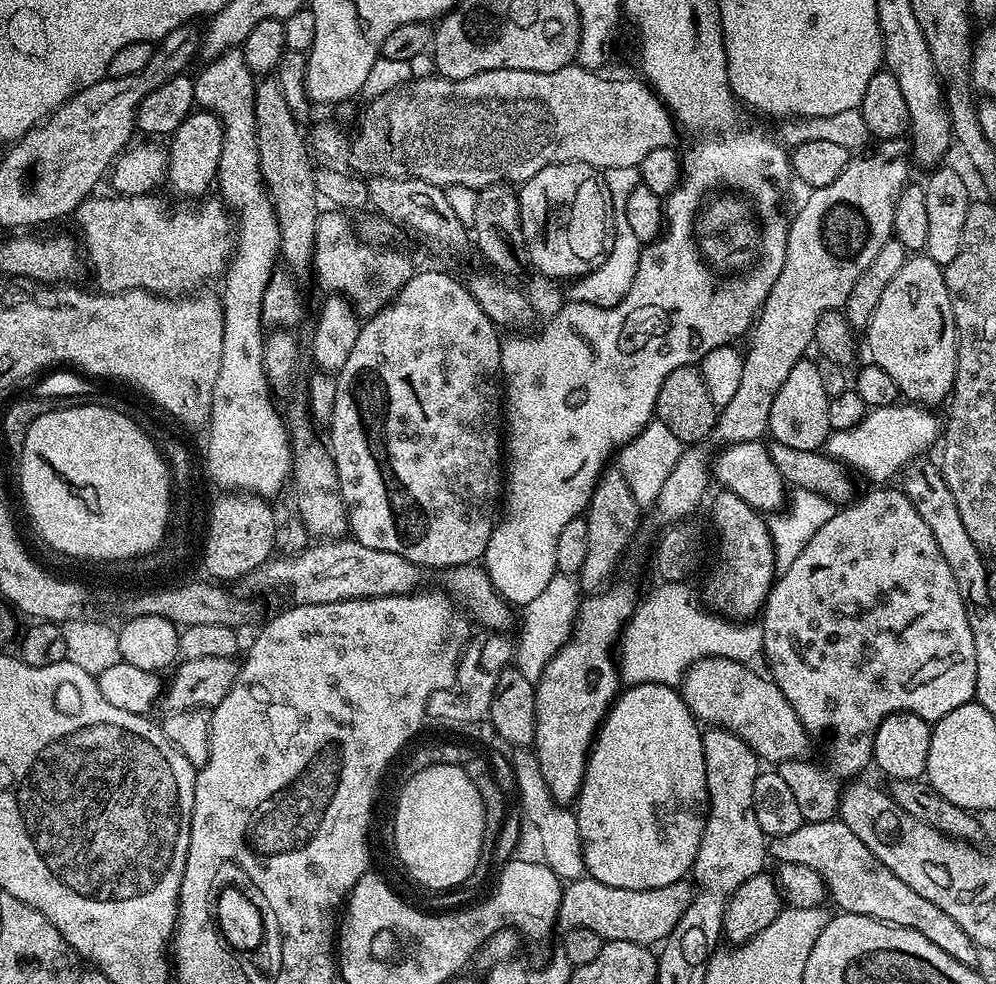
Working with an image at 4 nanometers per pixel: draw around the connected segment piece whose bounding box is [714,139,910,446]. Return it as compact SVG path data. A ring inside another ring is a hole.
M903 139L882 140L875 146L876 153L868 150L863 154L853 155L849 159L846 170L842 170L842 174L838 174L838 178L830 182L830 186L811 189L807 193L808 197L805 198L804 205L797 210L796 217L794 215L791 217L788 226L786 262L782 266L782 274L778 276L778 282L772 287L772 293L764 305L760 307L760 314L750 329L738 391L734 393L734 398L730 398L730 402L726 402L724 408L719 409L716 417L714 436L715 439L721 440L719 442L721 445L759 440L767 433L774 394L782 390L782 382L786 382L790 370L794 370L796 363L807 353L804 351L808 347L810 349L813 347L818 318L822 318L822 314L827 312L843 309L850 290L854 290L854 282L858 282L866 266L870 266L870 262L878 258L882 246L886 246L886 242L893 239L896 199L904 193L904 189L910 183L909 157L906 155L906 144Z

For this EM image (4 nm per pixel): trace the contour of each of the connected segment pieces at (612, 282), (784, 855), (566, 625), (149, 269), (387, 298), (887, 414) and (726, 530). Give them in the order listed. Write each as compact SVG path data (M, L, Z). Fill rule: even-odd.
M614 166L603 169L602 175L606 182L606 190L610 190L612 209L614 210L614 238L608 251L608 257L599 266L586 276L579 277L575 282L569 283L567 299L577 306L591 306L593 308L612 308L630 290L634 282L634 274L638 274L638 262L642 241L634 235L630 222L626 219L626 198L638 187L640 182L640 169L634 166Z
M840 819L826 822L806 822L793 830L791 834L777 836L771 841L770 856L780 864L797 864L810 866L810 870L818 870L824 879L824 887L830 900L837 904L841 913L849 912L859 916L869 916L875 920L883 920L885 924L894 924L898 928L913 928L922 938L930 938L938 950L946 950L958 962L972 966L977 962L978 949L976 943L934 902L922 898L894 870L886 870L856 835L850 826Z
M557 574L550 578L550 583L538 595L523 605L524 617L519 617L520 641L514 644L514 666L530 681L537 681L544 673L545 666L550 658L556 656L556 651L561 648L572 635L576 626L576 612L580 608L581 597L578 593L578 584L571 575Z
M149 194L146 196L122 196L117 195L116 200L96 200L97 198L89 198L84 200L76 207L74 213L74 221L80 227L79 243L82 245L83 255L86 257L86 264L92 267L92 276L96 279L96 284L101 293L119 294L129 292L135 288L141 288L147 292L154 292L157 296L170 296L173 298L183 297L185 294L193 293L201 287L200 280L208 280L211 276L219 277L225 271L226 261L231 257L234 251L234 220L230 215L229 209L226 207L223 199L208 200L204 198L199 201L197 208L176 208L171 212L166 205L160 204L159 195Z
M340 210L320 213L316 253L312 259L314 277L325 288L325 293L339 294L356 310L361 318L374 316L392 303L414 275L414 267L404 252L396 248L379 248L376 242L361 237L359 231ZM332 211L332 212L328 212Z
M897 402L885 408L874 408L865 411L864 416L854 426L843 428L837 432L832 432L828 437L826 445L827 455L839 460L841 464L847 466L853 473L865 476L872 482L888 482L892 475L899 473L908 467L913 458L919 457L927 448L935 449L942 436L942 420L935 416L935 411L927 407L911 402Z
M727 490L717 491L712 504L712 524L720 539L720 561L712 572L712 604L725 617L744 622L761 615L772 585L778 579L774 546L770 538L768 520L738 494Z

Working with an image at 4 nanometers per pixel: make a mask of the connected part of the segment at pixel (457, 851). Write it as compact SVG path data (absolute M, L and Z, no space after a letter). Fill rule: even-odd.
M435 764L426 770L418 770L407 777L404 789L396 800L396 817L392 820L392 840L396 843L396 852L404 863L404 868L424 888L456 888L459 884L468 884L474 874L474 866L478 866L478 858L482 850L482 834L484 833L484 811L482 810L482 798L478 798L478 790L474 790L474 782L464 773L459 764Z

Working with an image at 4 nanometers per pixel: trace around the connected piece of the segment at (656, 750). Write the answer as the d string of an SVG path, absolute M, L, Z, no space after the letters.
M667 684L625 687L596 733L580 795L574 801L576 821L584 838L587 875L622 890L650 890L685 879L700 849L707 810L704 737L683 695Z

